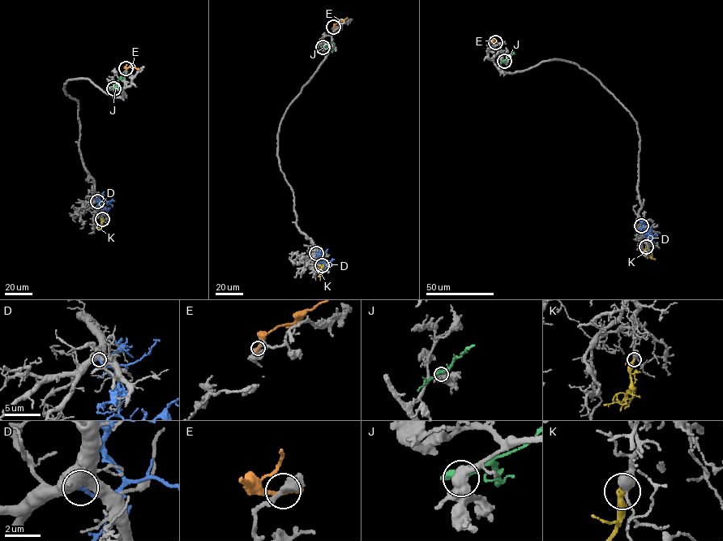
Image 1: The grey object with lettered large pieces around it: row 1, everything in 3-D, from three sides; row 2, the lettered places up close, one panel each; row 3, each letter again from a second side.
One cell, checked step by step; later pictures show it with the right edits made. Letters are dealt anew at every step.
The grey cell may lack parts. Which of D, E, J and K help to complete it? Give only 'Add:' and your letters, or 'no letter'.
Add: K

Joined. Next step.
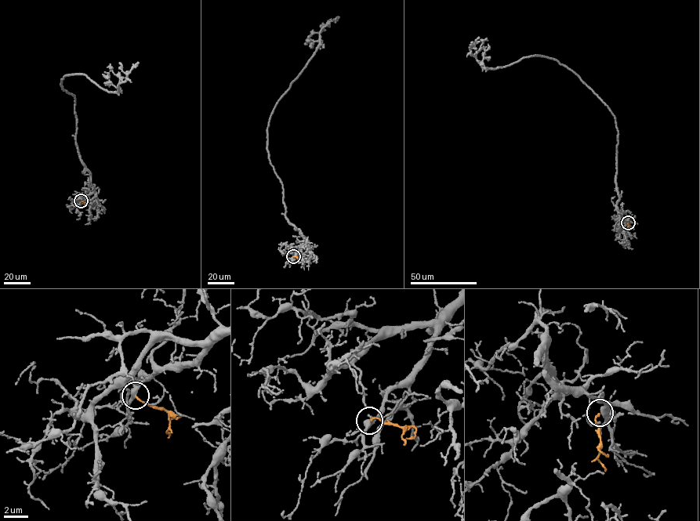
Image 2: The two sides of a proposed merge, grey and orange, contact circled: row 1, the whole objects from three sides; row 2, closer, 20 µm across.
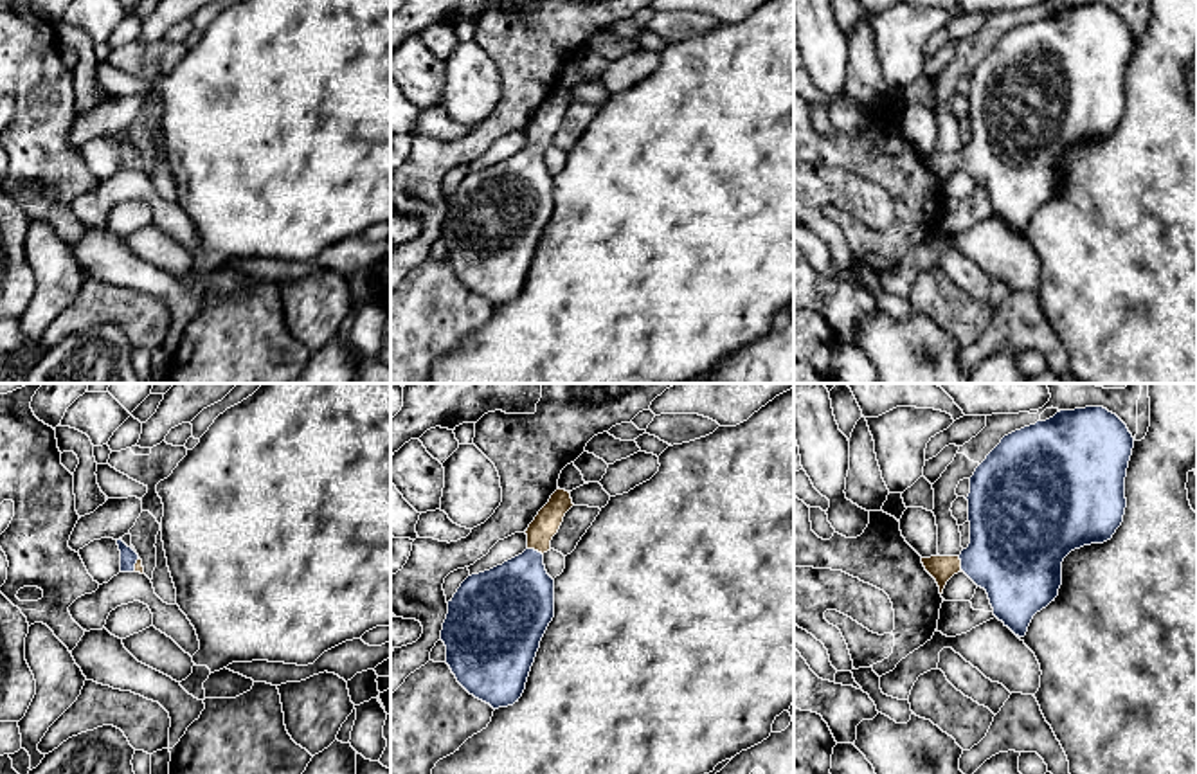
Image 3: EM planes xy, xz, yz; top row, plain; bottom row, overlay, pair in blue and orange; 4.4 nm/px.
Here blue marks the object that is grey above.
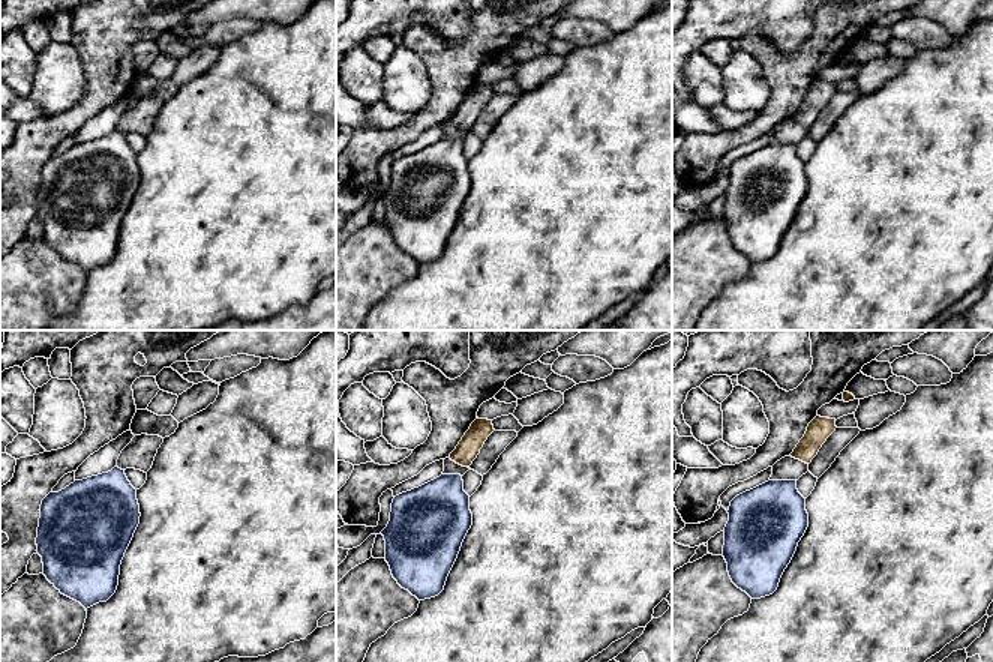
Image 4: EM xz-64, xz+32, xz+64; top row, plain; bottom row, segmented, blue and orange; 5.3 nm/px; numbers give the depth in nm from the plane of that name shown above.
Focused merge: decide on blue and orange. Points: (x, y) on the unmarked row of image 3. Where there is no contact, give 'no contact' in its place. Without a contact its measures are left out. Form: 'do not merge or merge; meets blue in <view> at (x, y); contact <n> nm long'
merge; meets blue in xz at (533, 146); contact 80 nm long

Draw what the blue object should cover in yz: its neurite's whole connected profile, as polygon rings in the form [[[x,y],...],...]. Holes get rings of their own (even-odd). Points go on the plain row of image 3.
[[[1103,4],[1060,7],[1046,18],[1004,32],[970,74],[968,144],[959,153],[922,155],[925,167],[936,176],[940,191],[954,171],[965,169],[986,187],[994,212],[1015,232],[1024,234],[1033,212],[1058,193],[1064,155],[1084,142],[1111,137],[1121,122],[1127,104],[1125,74],[1132,45],[1134,34],[1127,22]]]

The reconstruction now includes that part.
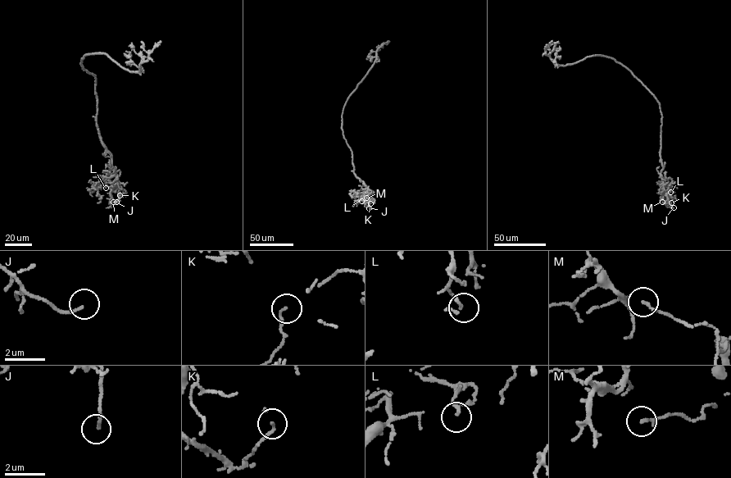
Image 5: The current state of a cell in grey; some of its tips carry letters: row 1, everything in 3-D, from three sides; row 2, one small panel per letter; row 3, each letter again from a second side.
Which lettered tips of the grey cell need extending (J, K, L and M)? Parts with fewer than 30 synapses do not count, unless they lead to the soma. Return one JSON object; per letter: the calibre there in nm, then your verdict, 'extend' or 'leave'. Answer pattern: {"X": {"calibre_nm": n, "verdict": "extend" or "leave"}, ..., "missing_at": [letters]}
{"J": {"calibre_nm": 130, "verdict": "leave"}, "K": {"calibre_nm": 120, "verdict": "leave"}, "L": {"calibre_nm": 140, "verdict": "leave"}, "M": {"calibre_nm": 140, "verdict": "leave"}, "missing_at": []}

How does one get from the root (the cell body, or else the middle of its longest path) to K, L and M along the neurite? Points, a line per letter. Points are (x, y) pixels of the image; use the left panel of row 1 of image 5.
K: (84, 70), (95, 76), (97, 127), (100, 140), (111, 155), (112, 170), (120, 183), (117, 200), (120, 195)
L: (84, 70), (95, 76), (97, 127), (100, 140), (111, 155), (115, 171), (114, 175), (104, 181), (106, 188)
M: (84, 70), (95, 76), (97, 127), (100, 140), (111, 155), (112, 170), (120, 183), (119, 201), (113, 202)

